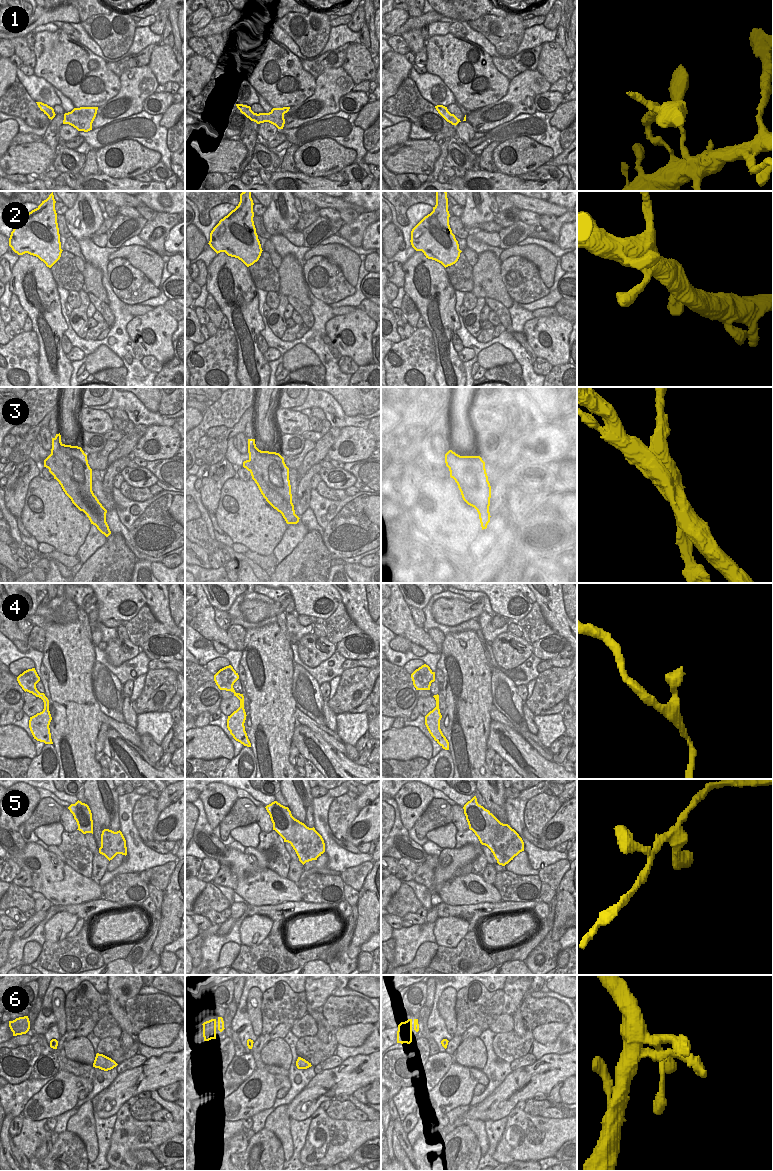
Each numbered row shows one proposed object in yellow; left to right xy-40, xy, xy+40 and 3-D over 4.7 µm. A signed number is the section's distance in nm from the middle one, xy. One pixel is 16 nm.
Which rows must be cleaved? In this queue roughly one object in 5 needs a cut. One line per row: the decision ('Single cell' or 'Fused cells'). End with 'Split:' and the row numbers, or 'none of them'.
1: Single cell
2: Single cell
3: Fused cells
4: Single cell
5: Single cell
6: Single cell
Split: 3.

